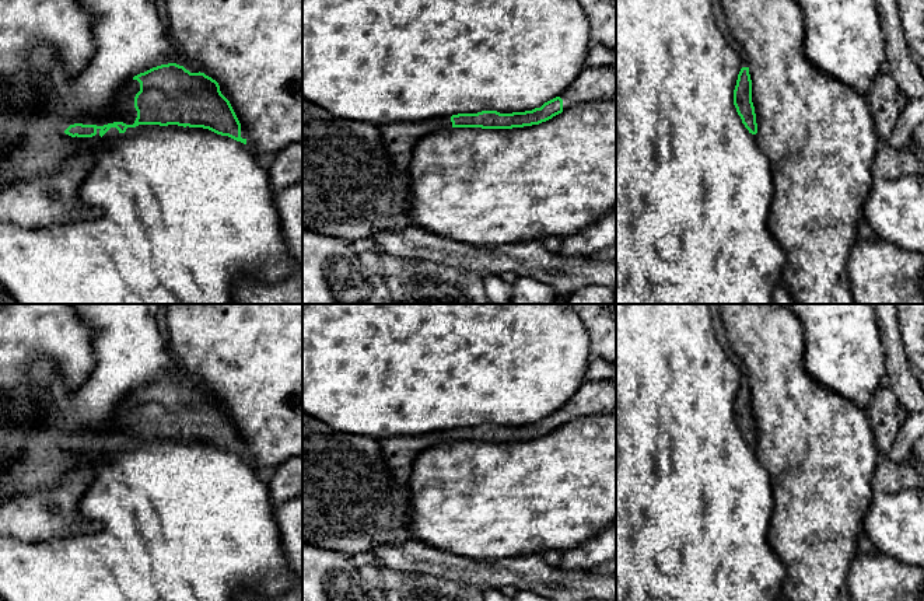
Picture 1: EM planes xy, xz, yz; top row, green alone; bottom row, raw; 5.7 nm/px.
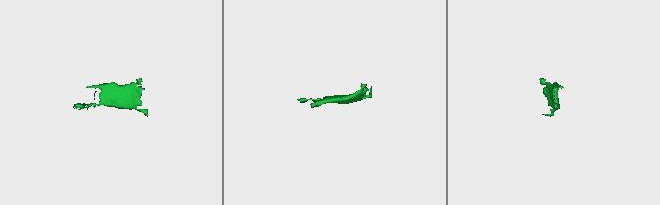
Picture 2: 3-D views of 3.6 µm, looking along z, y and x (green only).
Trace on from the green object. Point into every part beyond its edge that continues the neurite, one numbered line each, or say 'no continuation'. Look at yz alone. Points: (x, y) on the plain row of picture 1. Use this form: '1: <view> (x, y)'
no continuation

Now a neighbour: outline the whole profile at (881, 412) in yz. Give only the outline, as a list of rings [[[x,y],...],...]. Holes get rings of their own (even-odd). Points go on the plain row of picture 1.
[[[878,388],[871,398],[869,405],[864,409],[874,431],[876,448],[882,458],[888,457],[890,453],[900,430],[896,417],[897,409],[899,403],[890,388]]]

